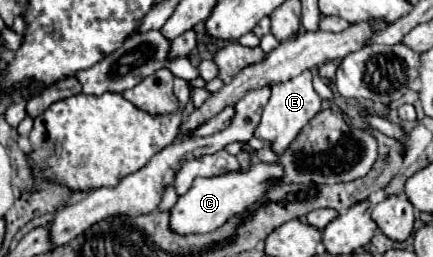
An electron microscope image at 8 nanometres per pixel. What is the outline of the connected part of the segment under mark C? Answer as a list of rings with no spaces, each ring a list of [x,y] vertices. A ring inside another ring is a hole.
[[[259,162],[251,164],[247,170],[233,170],[213,178],[199,178],[195,180],[193,188],[185,196],[179,196],[177,204],[171,208],[171,228],[175,228],[175,232],[179,234],[213,232],[215,228],[223,226],[231,216],[249,210],[279,180],[283,180],[283,176],[285,170],[279,162]]]

